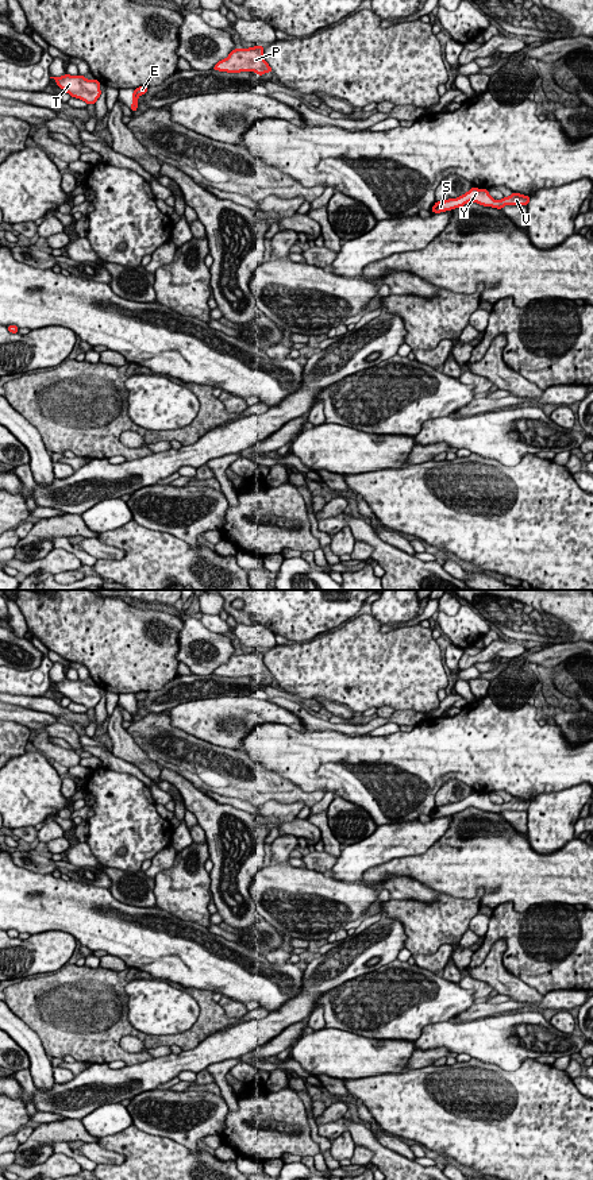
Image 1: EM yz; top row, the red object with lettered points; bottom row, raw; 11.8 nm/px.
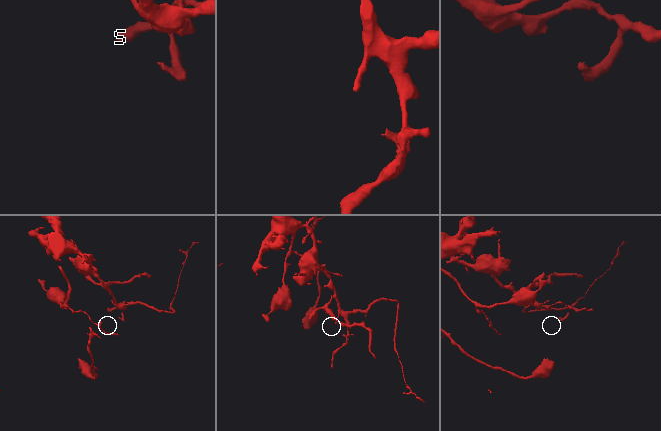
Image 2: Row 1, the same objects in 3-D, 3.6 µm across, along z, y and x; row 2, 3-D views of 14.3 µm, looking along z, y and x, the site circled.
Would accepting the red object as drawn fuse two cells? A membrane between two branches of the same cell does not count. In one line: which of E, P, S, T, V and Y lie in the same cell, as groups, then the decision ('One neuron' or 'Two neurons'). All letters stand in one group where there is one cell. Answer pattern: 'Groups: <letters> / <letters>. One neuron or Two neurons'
Groups: E P / S T V Y. Two neurons

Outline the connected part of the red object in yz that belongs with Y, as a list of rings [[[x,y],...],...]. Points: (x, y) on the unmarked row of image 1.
[[[473,791],[469,797],[466,797],[463,801],[459,801],[457,803],[448,803],[444,806],[436,806],[432,811],[434,818],[440,818],[446,815],[451,815],[459,811],[463,811],[469,806],[477,807],[484,811],[492,811],[502,815],[504,810],[524,810],[527,811],[530,807],[530,801],[524,801],[520,798],[512,798],[509,802],[504,802],[501,805],[494,805],[490,802],[488,794],[478,794]]]

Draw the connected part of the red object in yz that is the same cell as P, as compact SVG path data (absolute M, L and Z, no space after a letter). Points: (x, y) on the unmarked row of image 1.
M263 651L235 653L212 674L227 678L254 676L258 680L273 676L263 663Z

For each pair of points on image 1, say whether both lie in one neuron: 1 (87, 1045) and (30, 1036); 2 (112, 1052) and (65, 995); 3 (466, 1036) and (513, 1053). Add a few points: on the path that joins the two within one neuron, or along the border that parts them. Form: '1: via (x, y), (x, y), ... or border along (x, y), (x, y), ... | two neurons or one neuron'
1: border along (16, 1015), (38, 1036), (43, 1051), (52, 1057) | two neurons
2: via (99, 1038), (89, 1029), (85, 1017), (77, 1009) | one neuron
3: via (478, 1038), (501, 1041) | one neuron

